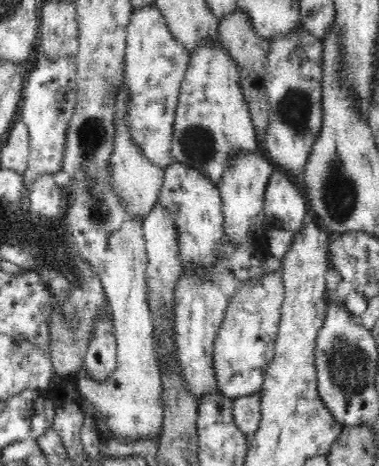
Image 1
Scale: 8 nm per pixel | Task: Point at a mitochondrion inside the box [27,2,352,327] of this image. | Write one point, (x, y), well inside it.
(295, 108)

